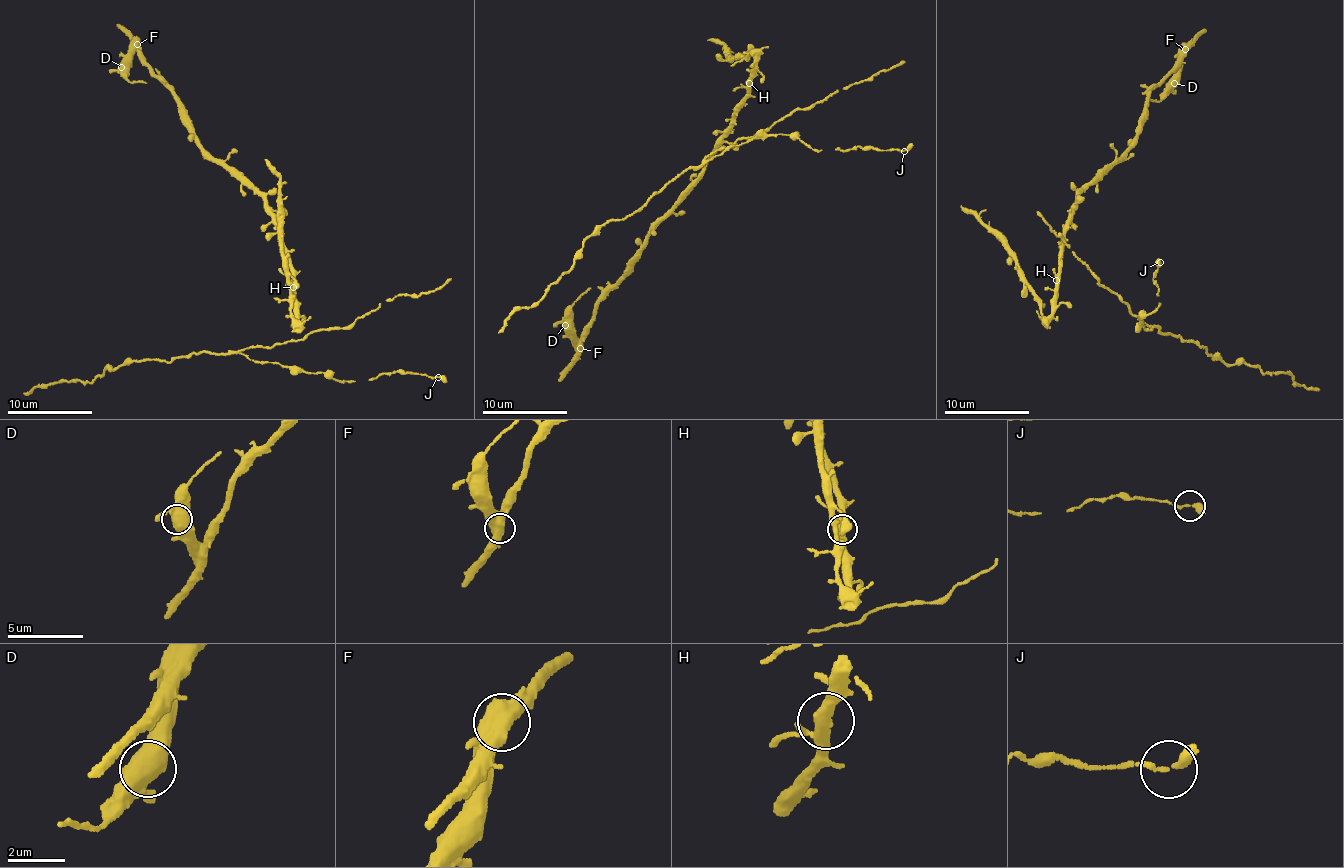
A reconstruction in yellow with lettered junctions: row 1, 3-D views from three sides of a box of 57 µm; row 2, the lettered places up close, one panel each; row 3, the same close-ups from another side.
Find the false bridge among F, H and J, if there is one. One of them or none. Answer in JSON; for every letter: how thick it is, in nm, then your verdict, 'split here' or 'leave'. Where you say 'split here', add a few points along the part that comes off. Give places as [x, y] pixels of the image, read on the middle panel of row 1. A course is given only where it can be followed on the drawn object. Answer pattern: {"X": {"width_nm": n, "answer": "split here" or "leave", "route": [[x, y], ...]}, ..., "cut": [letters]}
{"F": {"width_nm": 750, "answer": "split here", "route": [[580, 348], [571, 313], [578, 299], [591, 288]]}, "H": {"width_nm": 340, "answer": "leave"}, "J": {"width_nm": 260, "answer": "leave"}, "cut": ["F"]}

